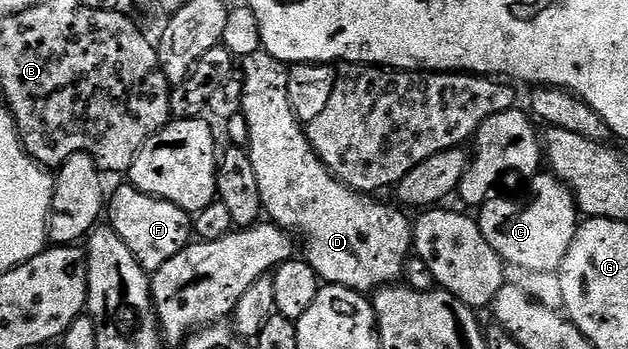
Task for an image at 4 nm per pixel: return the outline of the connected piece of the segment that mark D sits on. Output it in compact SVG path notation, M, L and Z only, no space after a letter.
M264 49L252 52L240 62L240 112L247 121L246 146L252 160L252 169L256 172L256 184L260 187L260 200L265 217L300 242L302 238L303 244L306 245L304 261L317 272L323 283L359 292L374 292L397 283L401 279L398 277L401 276L402 269L406 266L406 257L411 257L414 245L411 219L406 219L397 205L385 206L384 203L377 202L377 197L350 190L343 182L331 176L307 140L303 123L299 122L292 112L292 104L288 104L287 69L287 63L276 60L276 56Z

